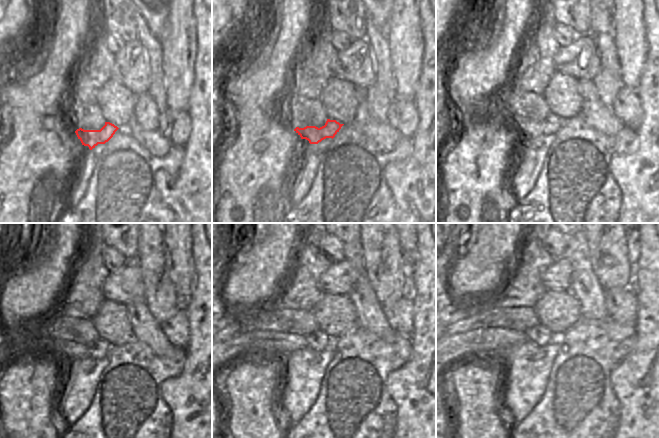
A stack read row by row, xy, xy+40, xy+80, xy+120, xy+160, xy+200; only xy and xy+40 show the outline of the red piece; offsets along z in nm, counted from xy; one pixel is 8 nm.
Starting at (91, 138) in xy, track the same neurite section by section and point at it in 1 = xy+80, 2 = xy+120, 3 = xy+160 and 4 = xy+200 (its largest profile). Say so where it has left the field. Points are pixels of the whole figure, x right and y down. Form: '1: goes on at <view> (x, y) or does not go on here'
1: goes on at xy+80 (523, 126)
2: goes on at xy+120 (102, 349)
3: goes on at xy+160 (318, 340)
4: goes on at xy+200 (538, 334)

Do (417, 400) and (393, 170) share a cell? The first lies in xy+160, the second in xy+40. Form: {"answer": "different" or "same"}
{"answer": "same"}

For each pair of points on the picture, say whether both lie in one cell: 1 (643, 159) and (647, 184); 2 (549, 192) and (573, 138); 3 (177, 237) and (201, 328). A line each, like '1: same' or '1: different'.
1: same
2: same
3: different

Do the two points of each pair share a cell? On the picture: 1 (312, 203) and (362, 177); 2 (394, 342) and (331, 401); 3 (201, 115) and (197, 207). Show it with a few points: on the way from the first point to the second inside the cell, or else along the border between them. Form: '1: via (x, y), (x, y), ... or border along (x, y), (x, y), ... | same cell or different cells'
1: via (324, 203), (336, 203), (350, 189) | same cell
2: via (378, 357), (347, 387) | same cell
3: via (201, 138), (201, 184) | same cell

